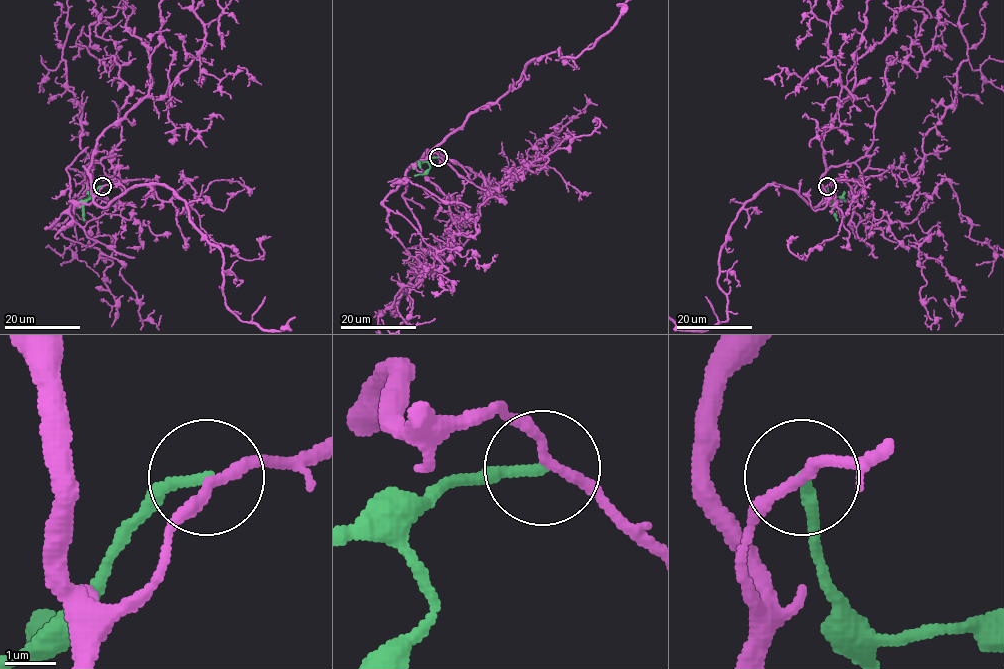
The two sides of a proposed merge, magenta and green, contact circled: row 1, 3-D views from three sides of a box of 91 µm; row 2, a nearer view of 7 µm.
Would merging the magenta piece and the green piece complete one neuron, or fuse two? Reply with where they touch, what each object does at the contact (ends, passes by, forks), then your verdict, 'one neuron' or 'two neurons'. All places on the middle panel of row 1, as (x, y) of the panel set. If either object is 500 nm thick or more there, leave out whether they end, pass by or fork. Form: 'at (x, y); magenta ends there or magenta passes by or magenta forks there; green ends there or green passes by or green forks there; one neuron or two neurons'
at (438, 157); magenta passes by; green ends there; two neurons

